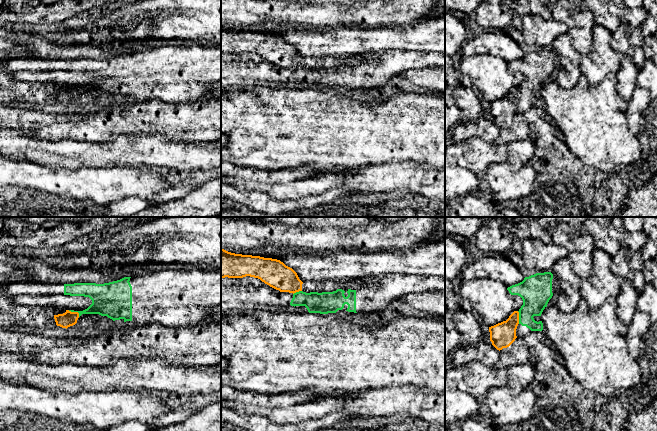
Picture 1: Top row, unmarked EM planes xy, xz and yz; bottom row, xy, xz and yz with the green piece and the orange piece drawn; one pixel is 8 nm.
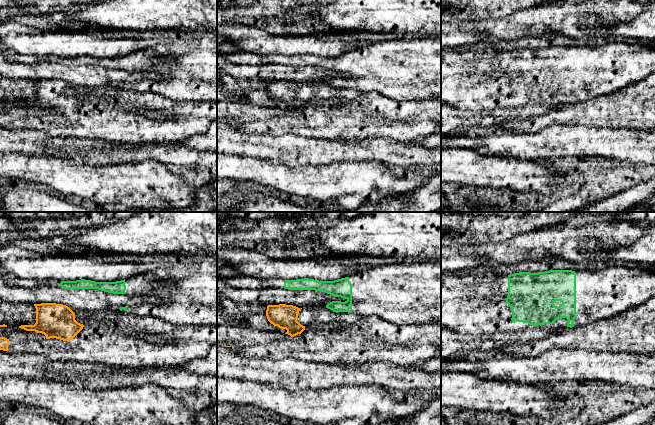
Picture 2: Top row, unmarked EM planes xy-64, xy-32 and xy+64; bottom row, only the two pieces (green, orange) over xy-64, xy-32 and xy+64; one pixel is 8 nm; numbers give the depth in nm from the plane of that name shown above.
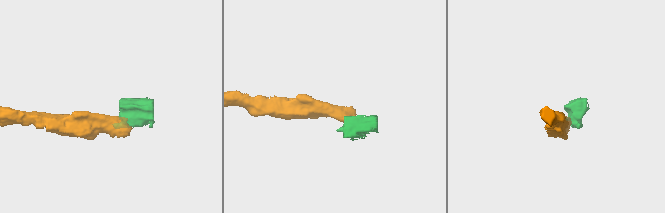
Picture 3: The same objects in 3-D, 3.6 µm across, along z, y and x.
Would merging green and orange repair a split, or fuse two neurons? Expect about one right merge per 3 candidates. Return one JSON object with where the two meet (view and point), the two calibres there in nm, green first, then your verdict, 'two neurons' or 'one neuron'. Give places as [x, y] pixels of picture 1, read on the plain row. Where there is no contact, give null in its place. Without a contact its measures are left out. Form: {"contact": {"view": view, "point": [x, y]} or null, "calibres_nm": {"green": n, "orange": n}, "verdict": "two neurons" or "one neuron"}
{"contact": {"view": "xy", "point": [75, 87]}, "calibres_nm": {"green": 200, "orange": 120}, "verdict": "two neurons"}

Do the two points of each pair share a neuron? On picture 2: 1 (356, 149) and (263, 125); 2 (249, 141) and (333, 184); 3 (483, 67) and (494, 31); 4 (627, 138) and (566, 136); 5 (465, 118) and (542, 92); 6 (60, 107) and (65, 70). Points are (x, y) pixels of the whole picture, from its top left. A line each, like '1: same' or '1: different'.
1: different
2: different
3: different
4: same
5: different
6: different

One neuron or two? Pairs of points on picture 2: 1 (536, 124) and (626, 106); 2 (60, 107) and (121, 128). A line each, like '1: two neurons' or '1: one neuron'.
1: one neuron
2: one neuron

